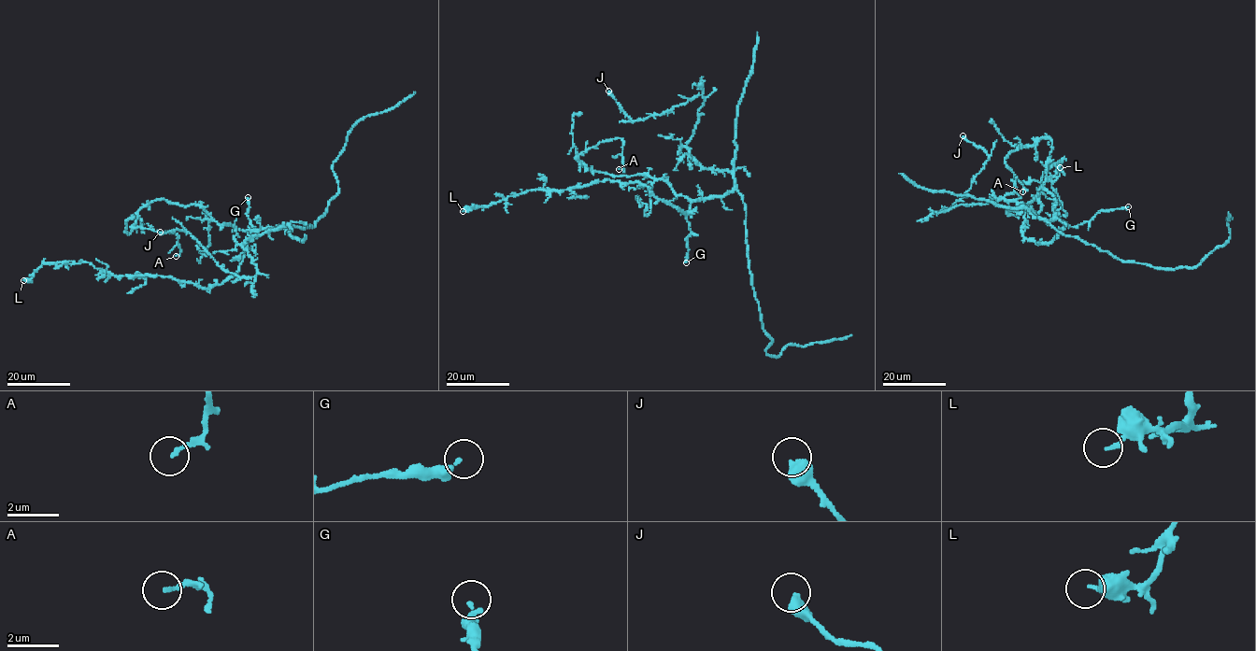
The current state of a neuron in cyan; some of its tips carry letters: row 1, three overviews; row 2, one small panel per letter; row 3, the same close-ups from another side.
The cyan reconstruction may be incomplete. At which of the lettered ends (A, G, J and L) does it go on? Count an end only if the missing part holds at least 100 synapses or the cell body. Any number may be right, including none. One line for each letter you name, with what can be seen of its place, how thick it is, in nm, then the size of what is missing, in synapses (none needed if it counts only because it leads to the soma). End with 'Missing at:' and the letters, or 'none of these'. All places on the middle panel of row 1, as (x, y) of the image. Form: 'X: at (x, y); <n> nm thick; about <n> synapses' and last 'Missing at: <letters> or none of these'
Missing at: none of these

